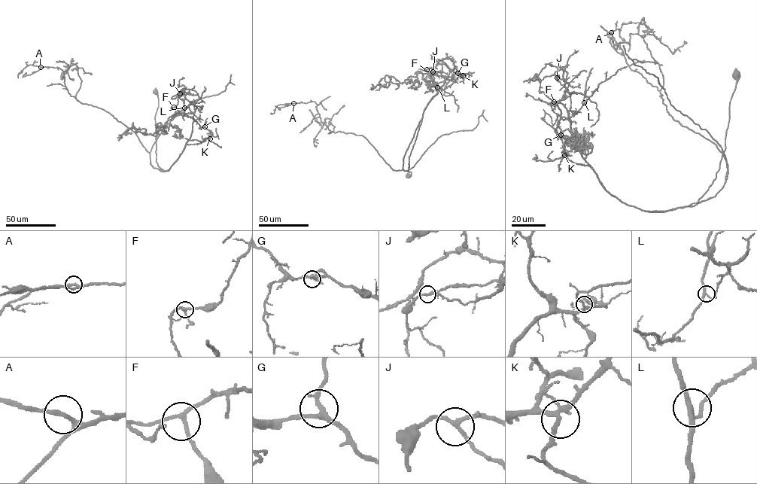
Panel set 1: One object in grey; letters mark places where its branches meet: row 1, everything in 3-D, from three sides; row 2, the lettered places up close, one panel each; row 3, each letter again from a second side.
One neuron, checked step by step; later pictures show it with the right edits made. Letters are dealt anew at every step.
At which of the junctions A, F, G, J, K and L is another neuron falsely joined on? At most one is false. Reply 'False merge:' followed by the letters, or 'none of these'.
False merge: L

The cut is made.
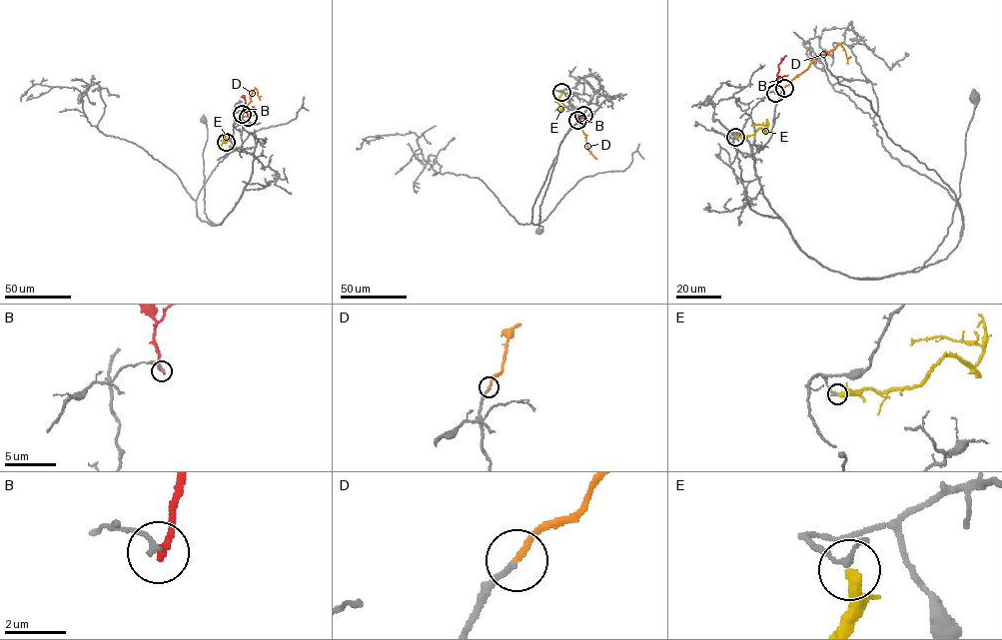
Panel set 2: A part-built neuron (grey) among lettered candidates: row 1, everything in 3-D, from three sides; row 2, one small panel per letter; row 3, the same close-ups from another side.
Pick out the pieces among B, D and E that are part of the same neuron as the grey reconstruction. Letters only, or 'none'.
D

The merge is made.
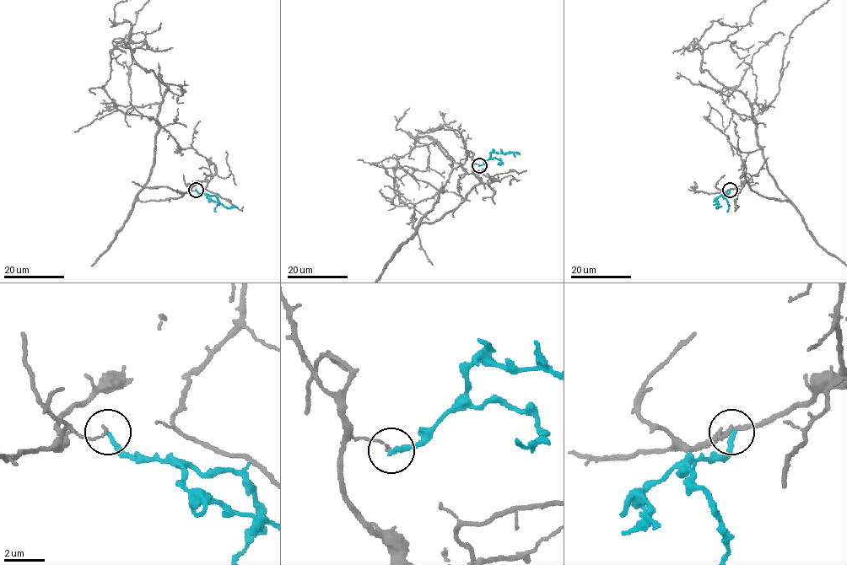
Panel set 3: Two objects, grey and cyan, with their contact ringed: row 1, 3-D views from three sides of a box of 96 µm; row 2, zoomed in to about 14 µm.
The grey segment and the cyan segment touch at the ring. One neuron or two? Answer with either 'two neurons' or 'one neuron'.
two neurons

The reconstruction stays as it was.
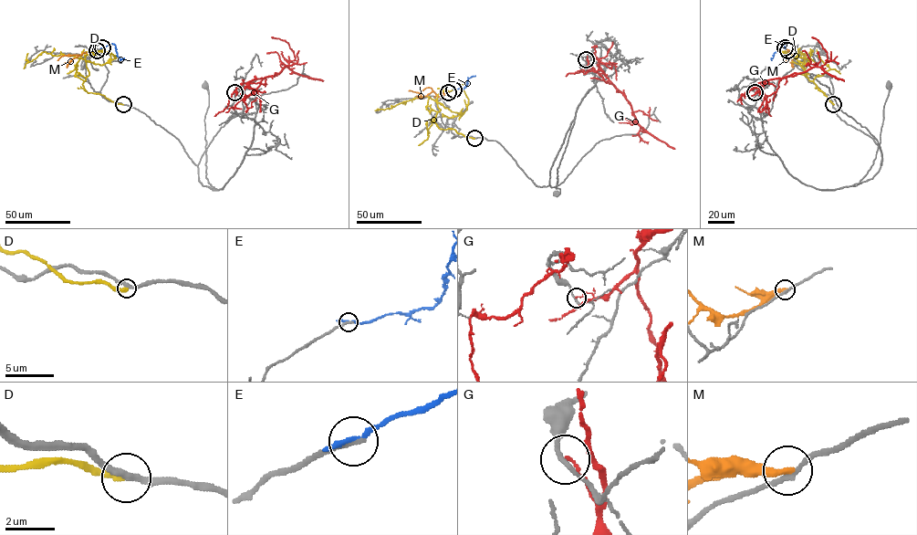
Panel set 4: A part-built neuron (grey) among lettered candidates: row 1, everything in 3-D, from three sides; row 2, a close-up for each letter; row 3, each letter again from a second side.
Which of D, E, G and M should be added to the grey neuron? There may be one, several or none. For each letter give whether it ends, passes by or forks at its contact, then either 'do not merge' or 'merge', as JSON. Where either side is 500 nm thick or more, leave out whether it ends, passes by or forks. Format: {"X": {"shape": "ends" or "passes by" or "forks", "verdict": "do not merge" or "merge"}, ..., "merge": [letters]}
{"D": {"shape": "ends", "verdict": "do not merge"}, "E": {"shape": "ends", "verdict": "do not merge"}, "G": {"shape": "ends", "verdict": "do not merge"}, "M": {"shape": "ends", "verdict": "do not merge"}, "merge": []}

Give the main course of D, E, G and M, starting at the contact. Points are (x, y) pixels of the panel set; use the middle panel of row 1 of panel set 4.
D: (474, 138), (466, 137), (453, 129), (440, 129), (433, 120), (441, 110), (436, 101), (426, 96), (379, 109)
E: (453, 89), (465, 87), (468, 78), (475, 75)
G: (586, 59), (588, 68), (603, 73), (622, 93), (640, 130), (647, 132), (622, 116)
M: (448, 92), (438, 96), (430, 88), (419, 92), (409, 90)

